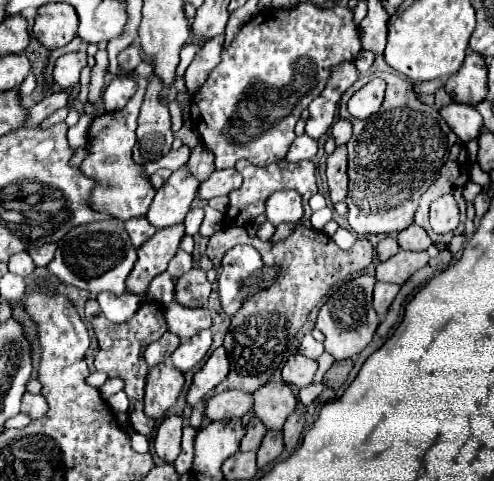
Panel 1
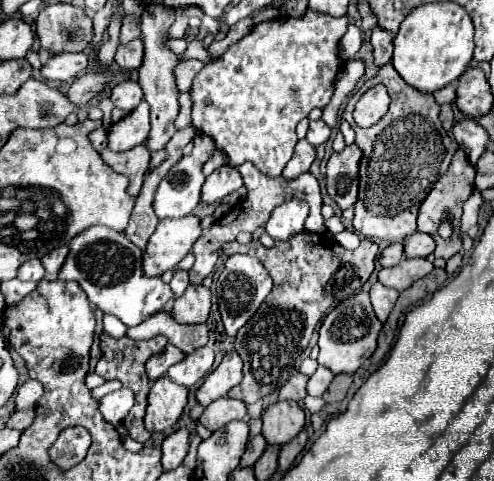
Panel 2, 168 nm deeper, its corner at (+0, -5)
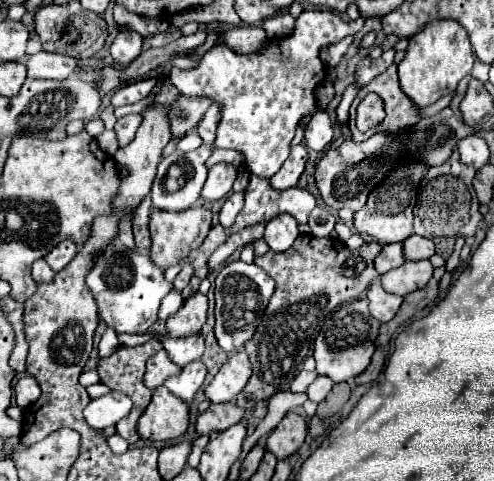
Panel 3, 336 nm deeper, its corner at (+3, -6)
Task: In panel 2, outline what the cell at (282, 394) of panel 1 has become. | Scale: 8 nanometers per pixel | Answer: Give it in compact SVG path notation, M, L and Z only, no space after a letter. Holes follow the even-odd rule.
M292 400L270 404L262 414L262 434L268 444L286 444L304 428L304 410Z

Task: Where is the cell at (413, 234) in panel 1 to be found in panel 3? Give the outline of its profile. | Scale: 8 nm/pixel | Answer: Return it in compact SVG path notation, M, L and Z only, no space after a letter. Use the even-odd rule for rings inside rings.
M411 235L403 241L403 253L407 259L419 261L419 259L429 259L435 253L435 247L431 239L421 237L421 235Z

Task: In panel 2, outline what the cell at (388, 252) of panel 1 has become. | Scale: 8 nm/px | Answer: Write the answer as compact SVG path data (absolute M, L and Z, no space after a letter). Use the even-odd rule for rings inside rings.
M402 242L390 244L390 246L386 246L386 248L382 250L382 254L380 254L380 264L382 264L384 268L390 268L390 266L396 266L402 258L404 258Z

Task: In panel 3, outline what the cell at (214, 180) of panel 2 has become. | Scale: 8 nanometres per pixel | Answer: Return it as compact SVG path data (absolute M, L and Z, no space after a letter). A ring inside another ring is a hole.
M219 163L209 169L209 177L203 187L203 199L205 201L217 201L231 193L231 185L237 177L237 169L229 163Z

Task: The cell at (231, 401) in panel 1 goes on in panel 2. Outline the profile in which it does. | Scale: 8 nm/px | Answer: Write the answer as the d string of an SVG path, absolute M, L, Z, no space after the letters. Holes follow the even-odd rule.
M222 396L222 398L214 400L210 406L206 406L204 414L200 416L200 424L214 432L232 420L242 420L244 416L246 416L246 404L244 402Z

